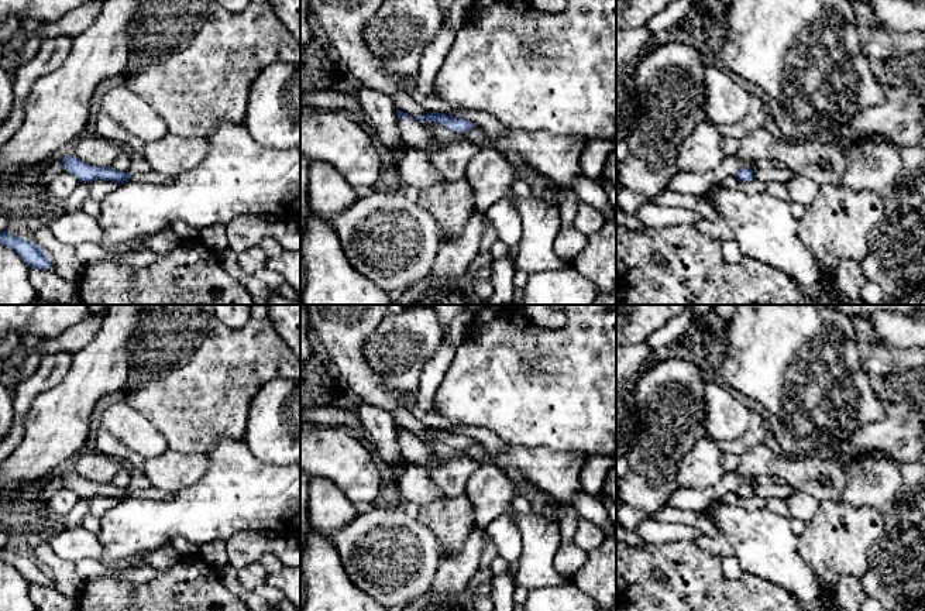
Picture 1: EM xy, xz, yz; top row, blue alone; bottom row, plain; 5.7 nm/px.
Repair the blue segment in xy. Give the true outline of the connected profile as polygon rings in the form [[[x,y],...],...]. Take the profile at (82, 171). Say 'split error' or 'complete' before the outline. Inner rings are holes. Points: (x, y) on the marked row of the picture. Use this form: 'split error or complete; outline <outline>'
complete; outline [[[68,155],[61,159],[63,164],[65,171],[76,176],[80,182],[90,182],[94,179],[104,179],[117,183],[128,182],[130,172],[118,172],[111,167],[99,168],[87,165],[86,162],[80,161],[75,155]]]

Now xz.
complete; outline [[[396,109],[396,119],[400,119],[400,117],[409,117],[412,120],[416,120],[416,121],[420,121],[420,120],[429,120],[429,121],[434,121],[451,131],[464,131],[467,133],[470,128],[475,127],[475,124],[470,120],[462,120],[462,119],[458,119],[458,117],[453,117],[453,116],[448,116],[448,114],[444,114],[444,113],[439,113],[439,111],[429,111],[427,114],[422,116],[422,117],[412,117],[400,110]]]

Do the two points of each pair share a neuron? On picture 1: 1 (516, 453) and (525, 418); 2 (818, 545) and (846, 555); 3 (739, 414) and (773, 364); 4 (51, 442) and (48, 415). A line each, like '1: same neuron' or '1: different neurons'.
1: different neurons
2: same neuron
3: different neurons
4: same neuron

